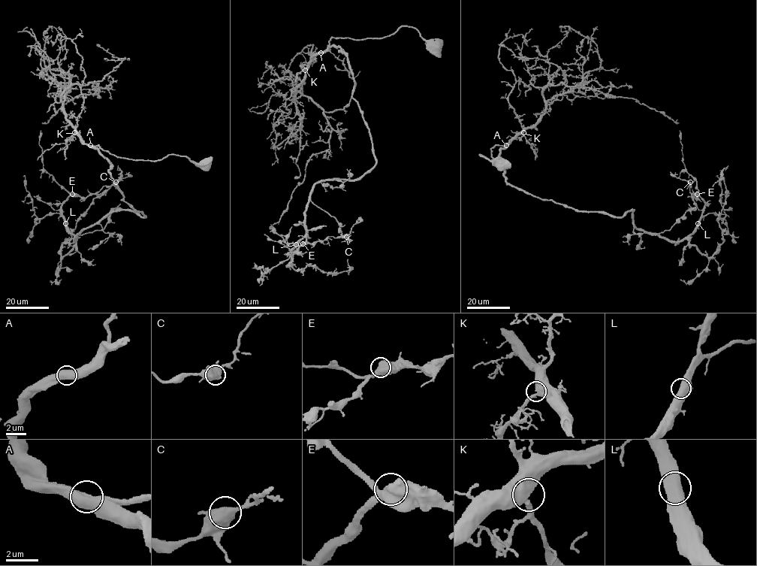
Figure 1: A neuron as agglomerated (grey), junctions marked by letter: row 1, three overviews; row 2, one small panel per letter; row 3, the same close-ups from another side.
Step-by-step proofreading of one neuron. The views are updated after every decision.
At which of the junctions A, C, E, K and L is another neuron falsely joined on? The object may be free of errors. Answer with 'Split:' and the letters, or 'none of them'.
Split: none of them

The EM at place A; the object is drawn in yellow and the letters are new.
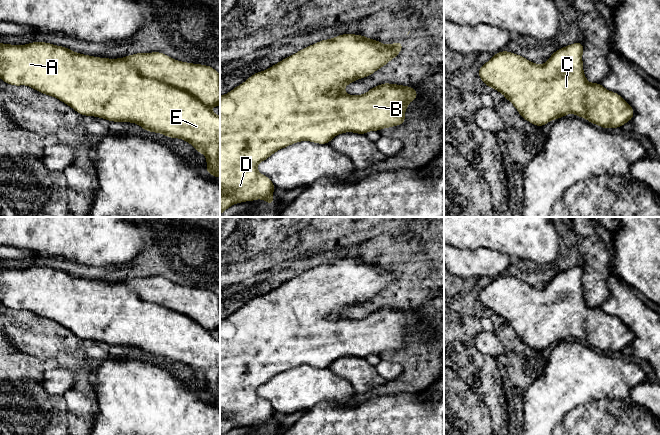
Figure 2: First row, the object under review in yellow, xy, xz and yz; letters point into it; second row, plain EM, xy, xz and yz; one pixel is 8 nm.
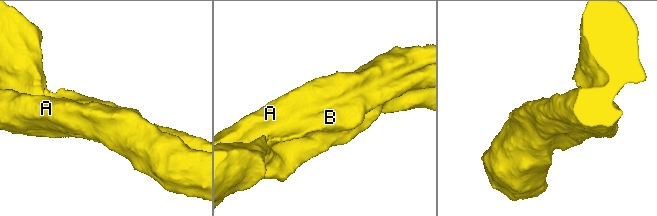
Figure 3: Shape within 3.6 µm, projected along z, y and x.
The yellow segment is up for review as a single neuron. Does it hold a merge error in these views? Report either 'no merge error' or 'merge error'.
no merge error

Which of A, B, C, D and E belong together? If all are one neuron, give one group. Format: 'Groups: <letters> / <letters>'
Groups: A B C D E

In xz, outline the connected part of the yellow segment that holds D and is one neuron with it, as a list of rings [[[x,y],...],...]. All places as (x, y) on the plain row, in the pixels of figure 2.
[[[342,258],[332,263],[321,264],[313,269],[307,270],[297,277],[284,282],[277,288],[271,290],[265,295],[256,296],[250,300],[245,306],[238,309],[226,319],[220,320],[220,435],[225,435],[236,427],[246,425],[254,425],[257,423],[265,424],[269,429],[275,426],[273,415],[275,410],[269,401],[261,398],[257,394],[257,389],[268,383],[273,377],[283,373],[289,369],[300,365],[310,365],[317,368],[328,368],[333,361],[345,357],[353,356],[357,358],[366,358],[368,355],[380,355],[383,352],[390,352],[397,349],[402,349],[405,346],[405,334],[408,332],[410,325],[417,323],[417,314],[404,309],[383,307],[371,312],[363,319],[353,319],[344,316],[344,311],[355,306],[356,303],[361,303],[372,299],[375,295],[385,290],[389,285],[393,284],[401,275],[403,267],[401,265],[385,269],[377,264],[366,262],[364,259]]]

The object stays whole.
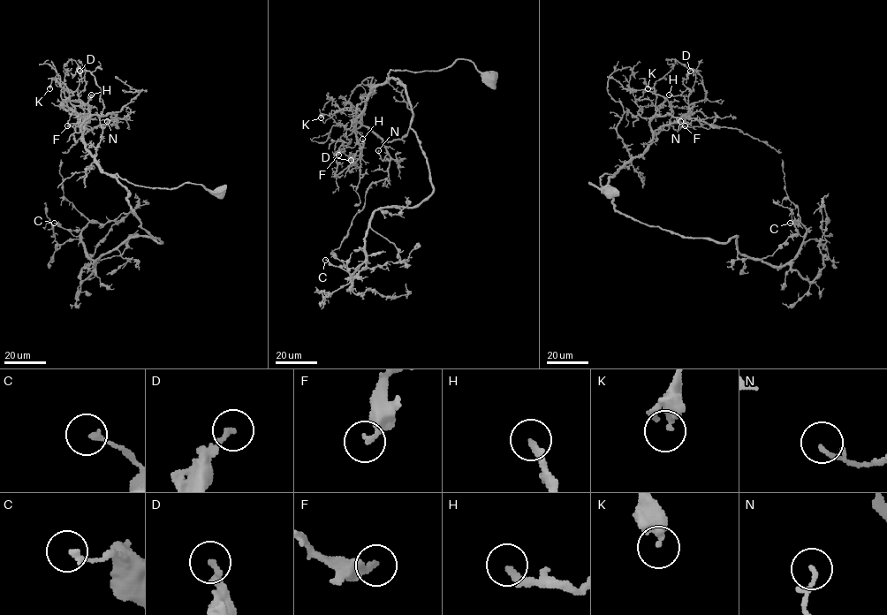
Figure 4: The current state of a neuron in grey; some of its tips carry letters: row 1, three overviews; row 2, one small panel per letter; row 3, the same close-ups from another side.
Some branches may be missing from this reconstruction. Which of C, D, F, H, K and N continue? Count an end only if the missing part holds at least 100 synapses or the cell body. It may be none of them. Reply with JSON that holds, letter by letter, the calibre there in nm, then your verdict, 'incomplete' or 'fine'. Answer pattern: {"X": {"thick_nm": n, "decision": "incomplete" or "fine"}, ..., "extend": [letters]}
{"C": {"thick_nm": 170, "decision": "fine"}, "D": {"thick_nm": 180, "decision": "fine"}, "F": {"thick_nm": 260, "decision": "fine"}, "H": {"thick_nm": 240, "decision": "fine"}, "K": {"thick_nm": 240, "decision": "fine"}, "N": {"thick_nm": 90, "decision": "fine"}, "extend": []}

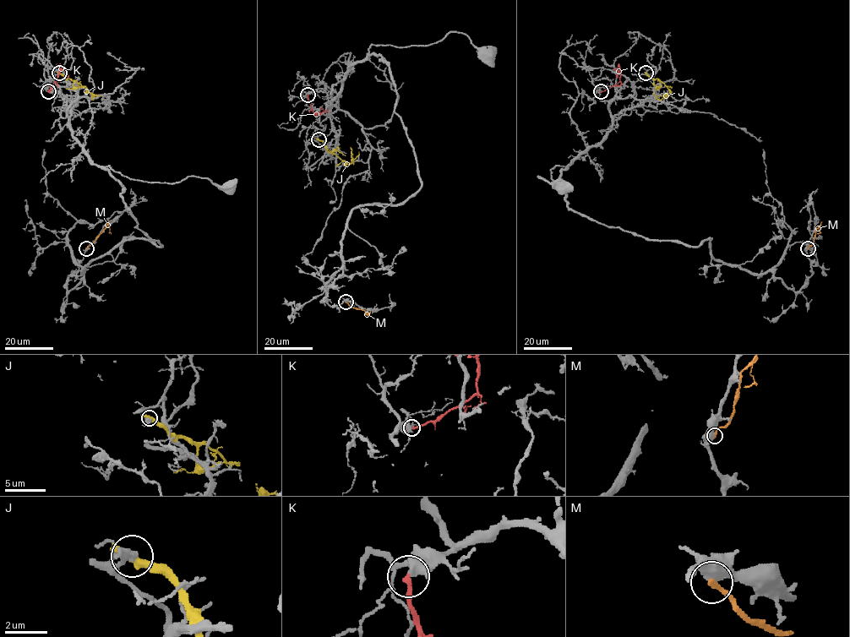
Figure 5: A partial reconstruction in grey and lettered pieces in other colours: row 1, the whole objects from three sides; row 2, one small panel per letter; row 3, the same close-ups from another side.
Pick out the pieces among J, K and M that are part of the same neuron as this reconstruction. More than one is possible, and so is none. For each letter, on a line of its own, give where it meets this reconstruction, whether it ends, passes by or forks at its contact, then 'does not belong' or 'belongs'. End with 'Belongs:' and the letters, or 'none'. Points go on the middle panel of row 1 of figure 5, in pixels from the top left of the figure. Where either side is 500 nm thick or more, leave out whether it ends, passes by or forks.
J: meets grey at (318, 139); it ends there; does not belong
K: meets grey at (307, 95); it ends there; does not belong
M: meets grey at (345, 302); does not belong
Belongs: none

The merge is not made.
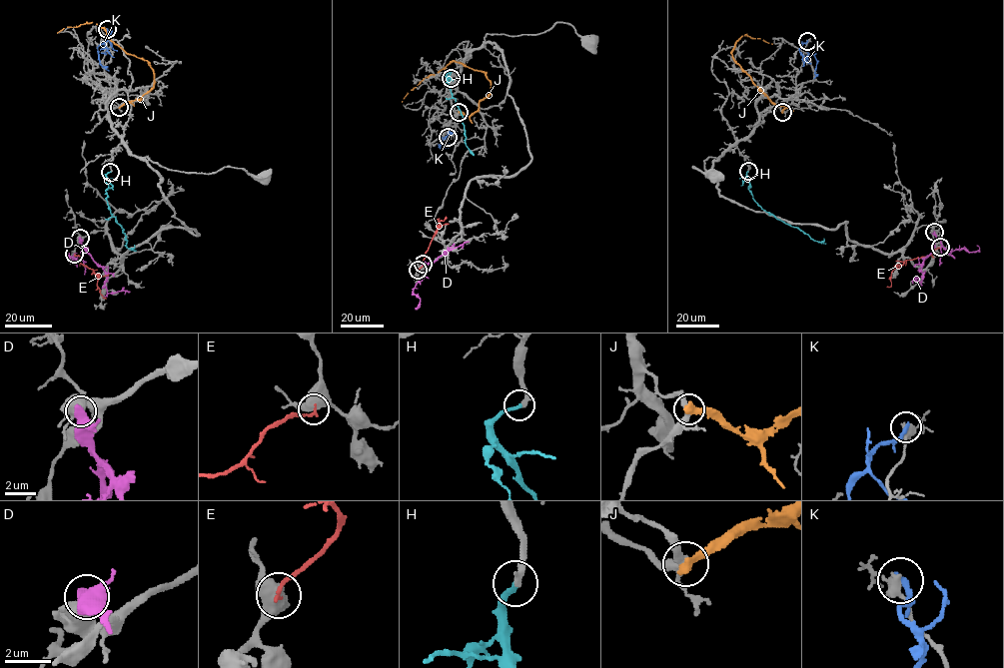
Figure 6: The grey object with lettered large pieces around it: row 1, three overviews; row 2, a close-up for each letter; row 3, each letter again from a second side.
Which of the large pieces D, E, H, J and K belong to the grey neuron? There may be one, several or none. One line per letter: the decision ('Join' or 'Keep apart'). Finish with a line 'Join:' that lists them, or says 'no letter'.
D: Keep apart
E: Keep apart
H: Join
J: Keep apart
K: Keep apart
Join: H

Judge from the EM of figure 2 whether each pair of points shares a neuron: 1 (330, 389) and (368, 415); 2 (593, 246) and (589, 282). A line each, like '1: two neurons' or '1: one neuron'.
1: two neurons
2: one neuron

